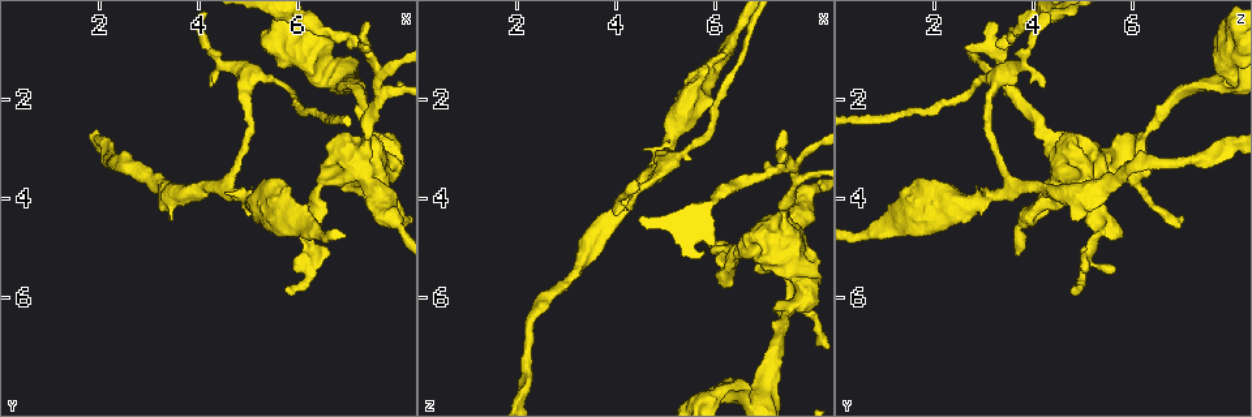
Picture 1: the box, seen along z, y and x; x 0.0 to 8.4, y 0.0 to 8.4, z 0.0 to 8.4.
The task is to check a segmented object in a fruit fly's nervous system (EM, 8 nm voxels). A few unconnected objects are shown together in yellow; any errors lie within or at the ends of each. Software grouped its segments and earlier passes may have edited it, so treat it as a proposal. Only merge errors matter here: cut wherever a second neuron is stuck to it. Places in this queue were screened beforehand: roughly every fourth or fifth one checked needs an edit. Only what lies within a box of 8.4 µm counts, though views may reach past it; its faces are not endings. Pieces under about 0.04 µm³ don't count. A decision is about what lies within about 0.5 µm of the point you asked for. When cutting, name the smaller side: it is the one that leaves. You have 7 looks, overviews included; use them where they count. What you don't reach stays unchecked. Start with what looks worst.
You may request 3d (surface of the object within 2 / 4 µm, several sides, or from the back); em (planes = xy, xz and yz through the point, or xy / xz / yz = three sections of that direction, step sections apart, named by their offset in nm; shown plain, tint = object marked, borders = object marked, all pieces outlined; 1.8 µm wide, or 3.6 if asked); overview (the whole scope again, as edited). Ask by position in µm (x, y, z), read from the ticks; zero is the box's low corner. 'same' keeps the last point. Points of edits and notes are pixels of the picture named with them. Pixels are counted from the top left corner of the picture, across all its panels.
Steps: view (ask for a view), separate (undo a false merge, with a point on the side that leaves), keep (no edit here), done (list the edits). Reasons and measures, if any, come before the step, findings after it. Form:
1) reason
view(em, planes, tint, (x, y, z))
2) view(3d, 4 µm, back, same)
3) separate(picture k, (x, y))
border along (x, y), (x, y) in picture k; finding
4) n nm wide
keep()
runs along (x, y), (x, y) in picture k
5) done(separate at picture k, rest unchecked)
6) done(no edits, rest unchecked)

four or more arms meet
view(em, 3.6 µm, yz, step 4, tint, (7.55, 1.55, 3.40))

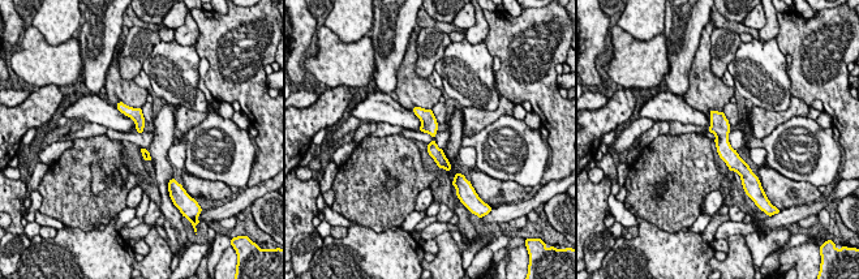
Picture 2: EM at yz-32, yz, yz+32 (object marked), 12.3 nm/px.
cut it another way
view(em, 3.6 µm, planes, tint, same)

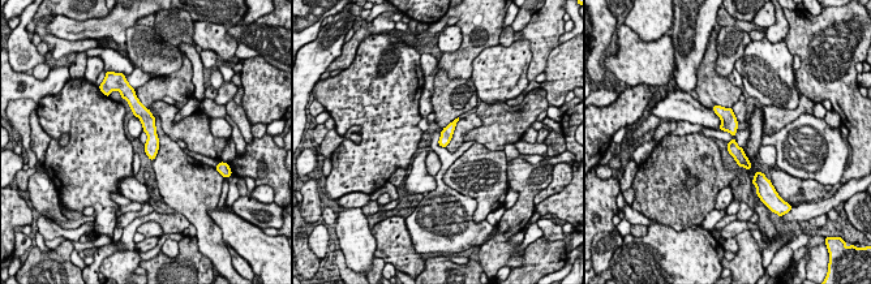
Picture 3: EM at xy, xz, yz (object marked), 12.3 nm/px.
keep()
runs along (134, 104), (147, 120), (151, 155) in picture 3; continuous, no second neuron

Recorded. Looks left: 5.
sharp bend
view(em, planes, tint, (7.35, 2.90, 4.80))

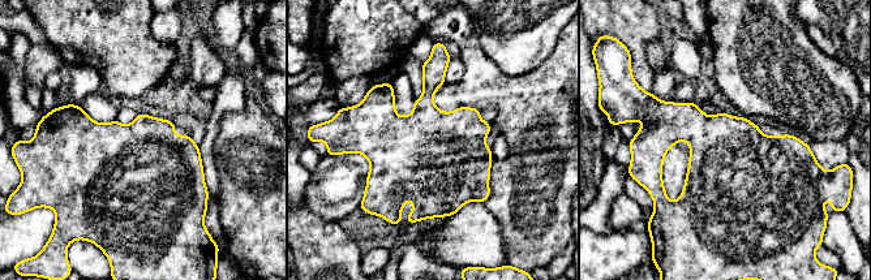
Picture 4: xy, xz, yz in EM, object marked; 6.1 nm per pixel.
550 nm wide
keep()
continuous, no second neuron

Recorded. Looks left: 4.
sudden change in width
view(em, xz, step 16, plain, (6.20, 4.75, 1.05))

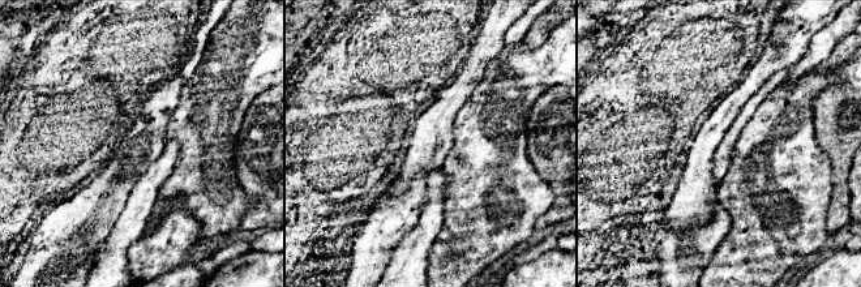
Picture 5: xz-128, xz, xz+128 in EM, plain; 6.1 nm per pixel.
where the object lies
view(em, xz, step 16, tint, same)

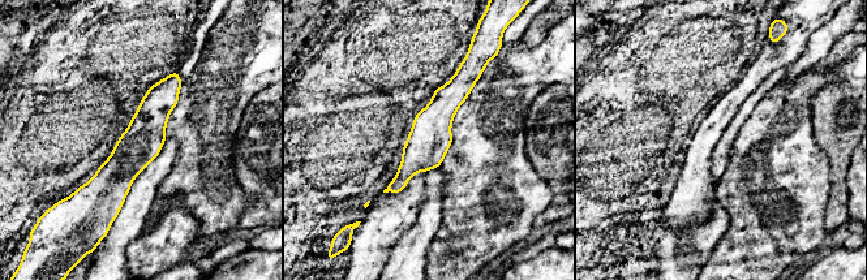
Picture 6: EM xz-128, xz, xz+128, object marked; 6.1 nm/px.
keep()
runs along (174, 78), (111, 182), (111, 214) in picture 6; continuous, no second neuron

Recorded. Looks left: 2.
done(no edits, rest unchecked)

